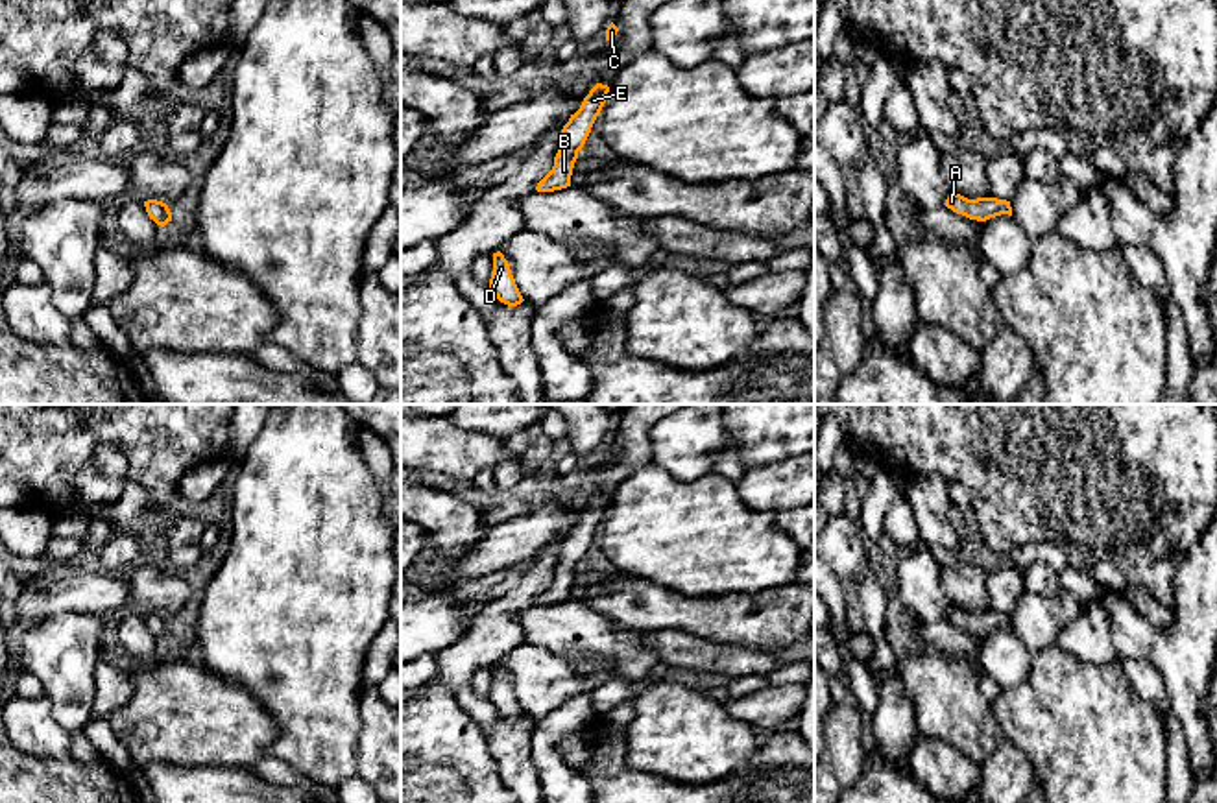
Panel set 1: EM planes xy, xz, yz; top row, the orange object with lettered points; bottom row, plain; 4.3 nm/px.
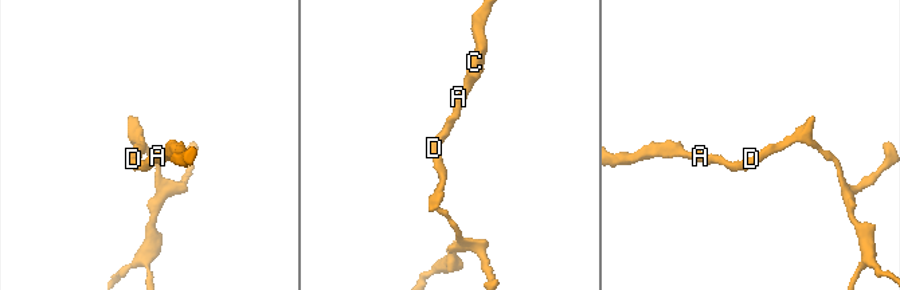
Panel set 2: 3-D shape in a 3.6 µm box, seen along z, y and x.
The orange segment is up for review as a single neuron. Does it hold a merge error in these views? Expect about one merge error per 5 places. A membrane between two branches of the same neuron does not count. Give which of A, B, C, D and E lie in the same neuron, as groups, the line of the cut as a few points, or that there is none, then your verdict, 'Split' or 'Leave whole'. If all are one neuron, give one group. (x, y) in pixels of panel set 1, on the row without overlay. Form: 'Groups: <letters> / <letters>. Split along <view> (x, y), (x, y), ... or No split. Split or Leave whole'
Groups: A B C D E. No split. Leave whole

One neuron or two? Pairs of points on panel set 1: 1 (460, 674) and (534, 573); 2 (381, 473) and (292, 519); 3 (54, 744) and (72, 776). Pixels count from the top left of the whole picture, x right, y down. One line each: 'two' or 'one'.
1: one
2: two
3: two

